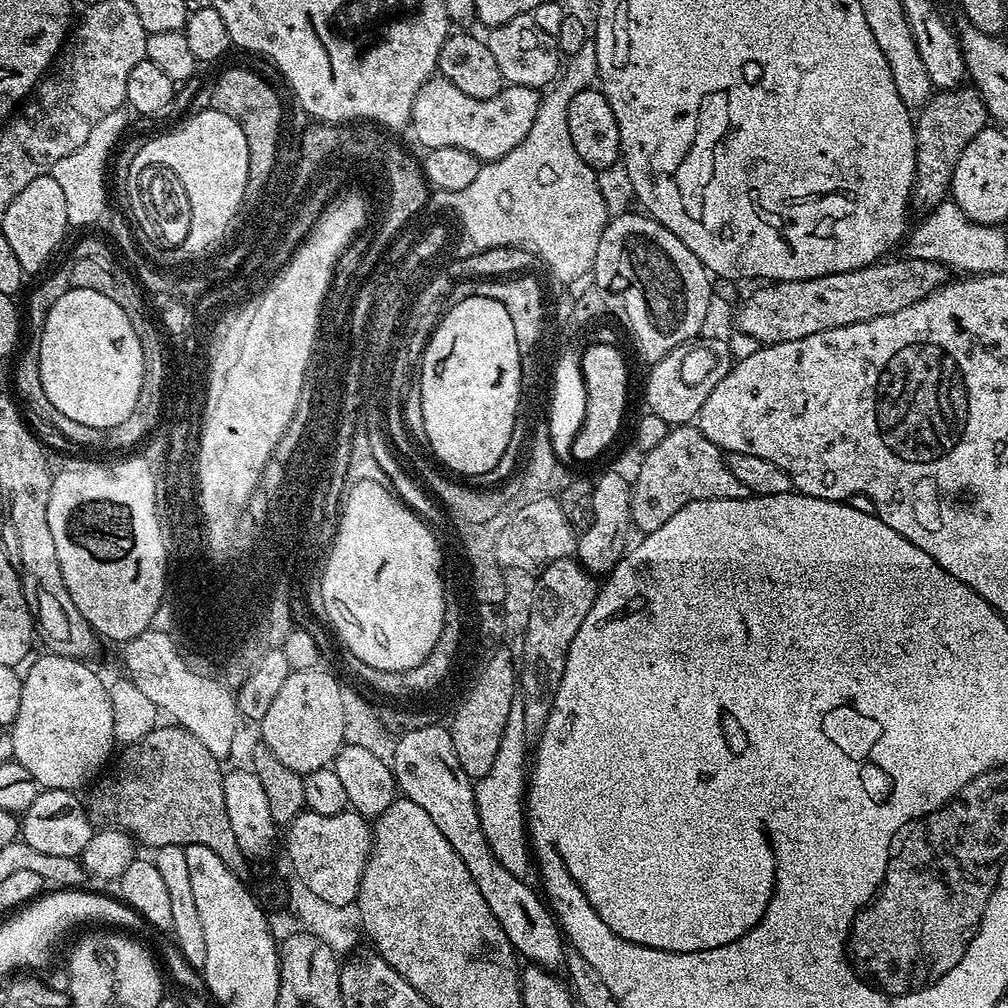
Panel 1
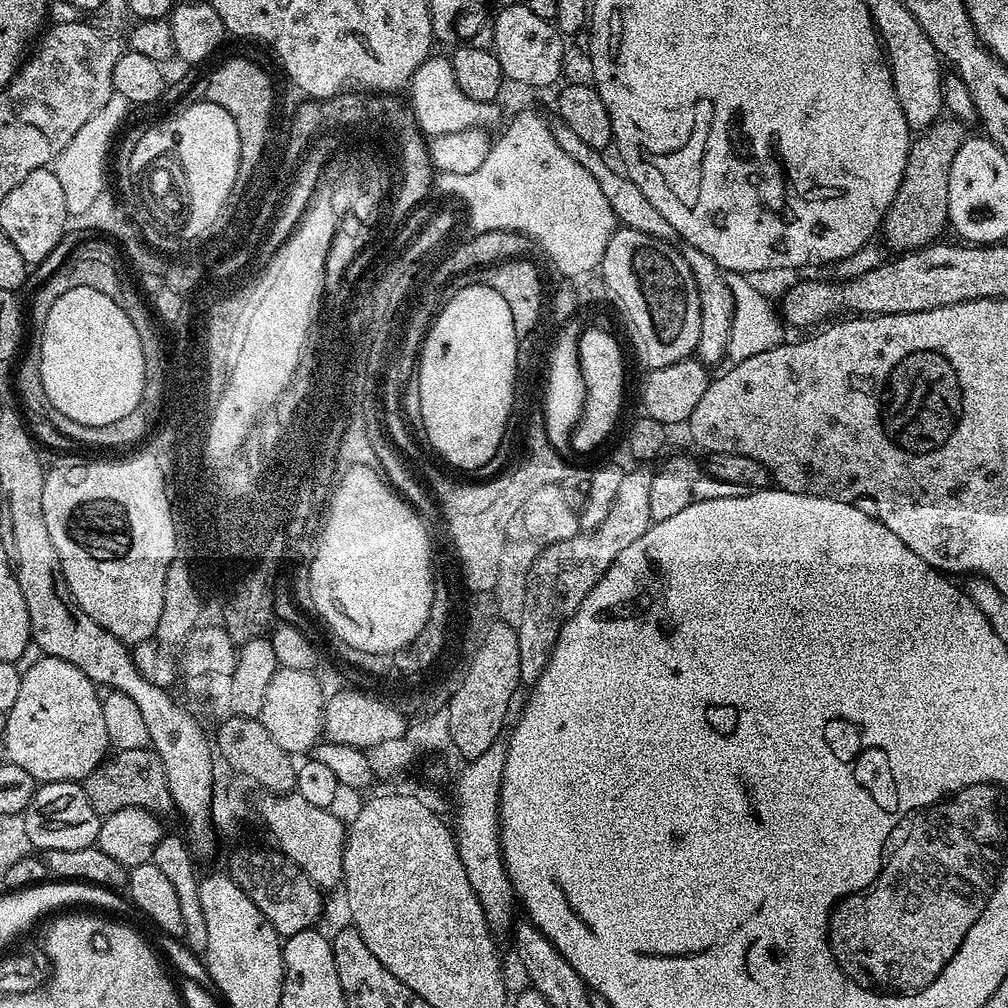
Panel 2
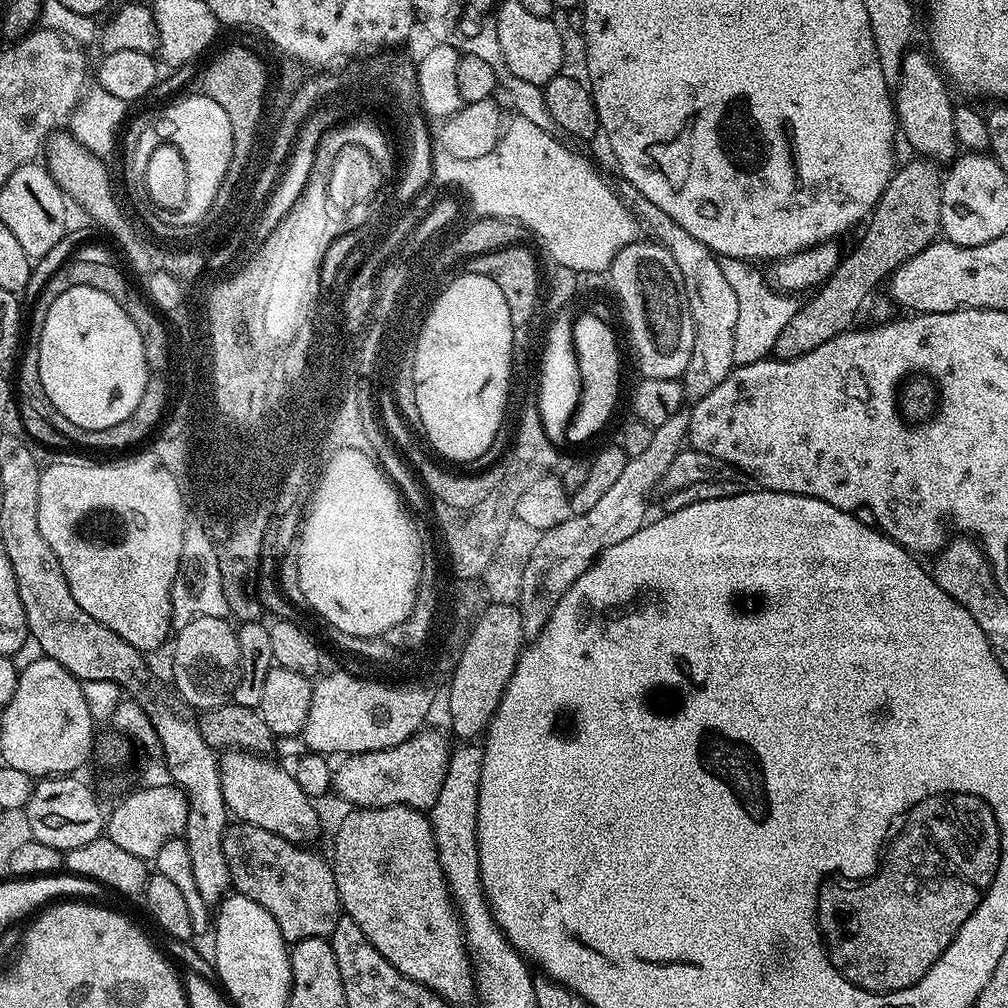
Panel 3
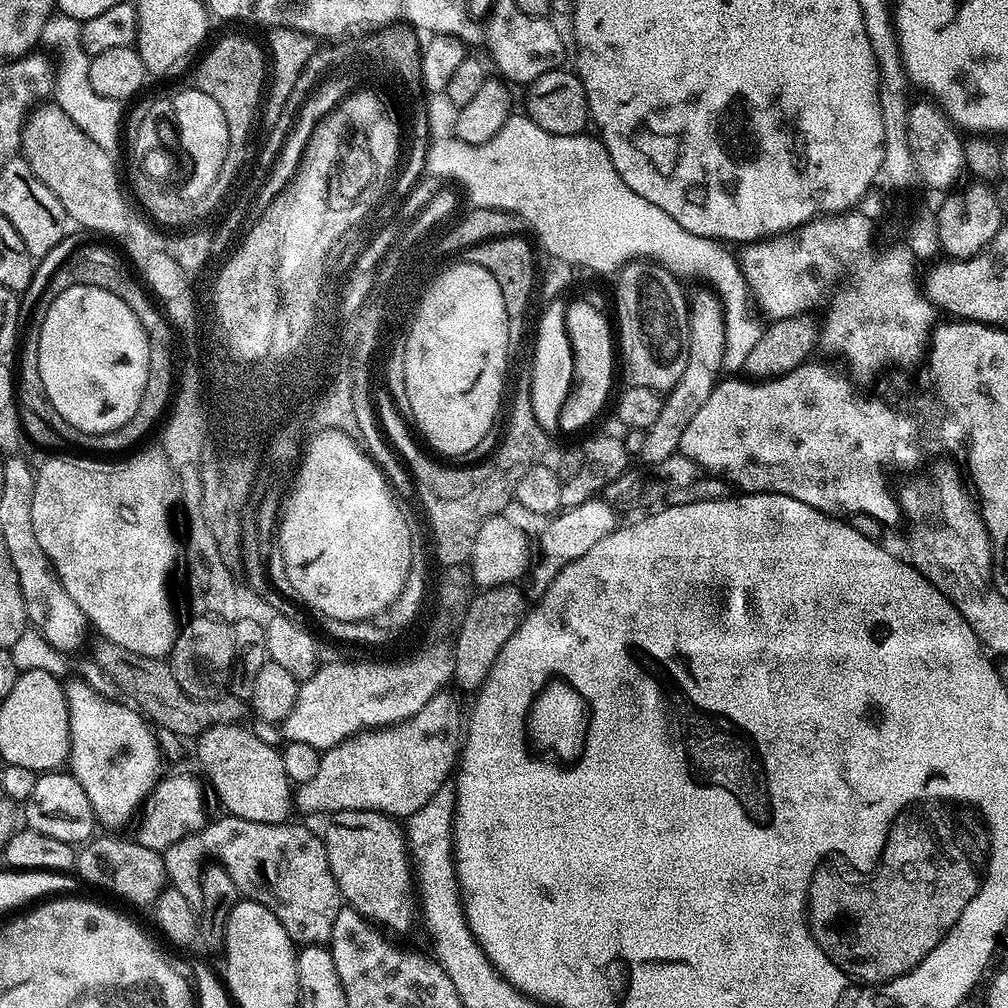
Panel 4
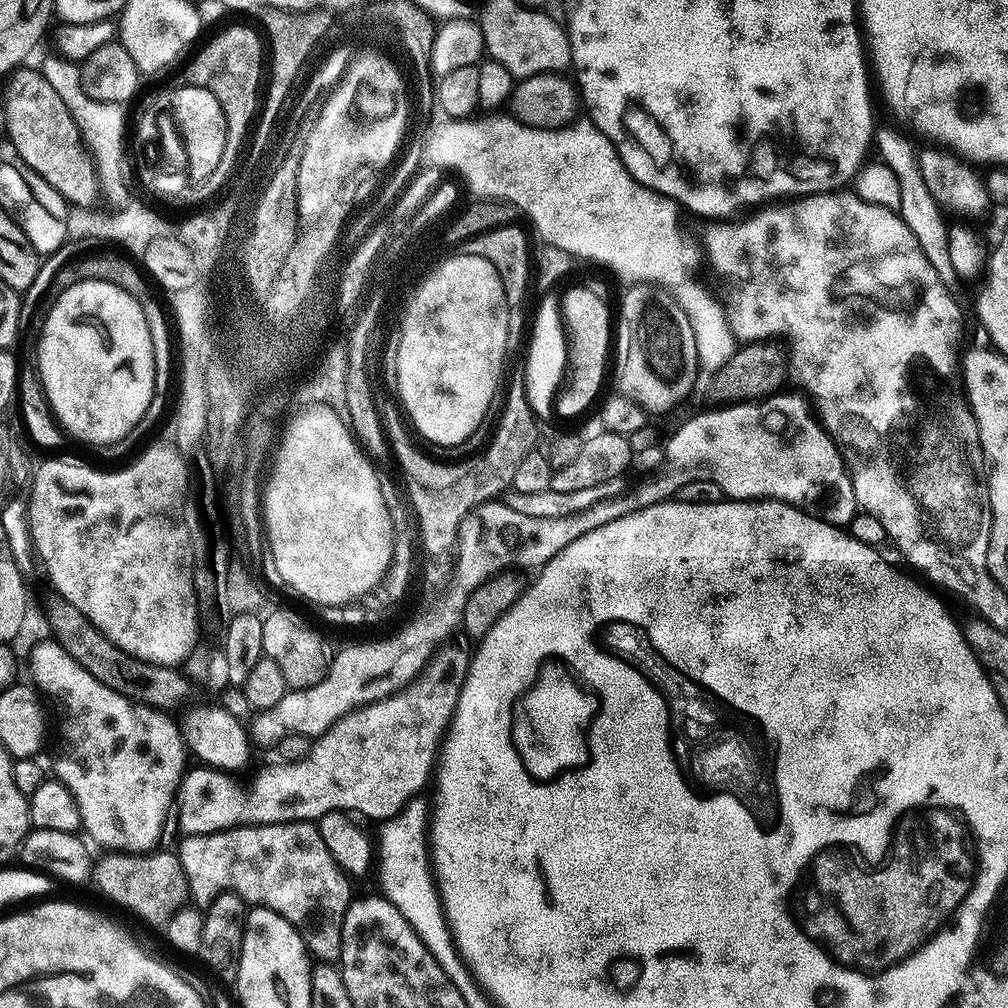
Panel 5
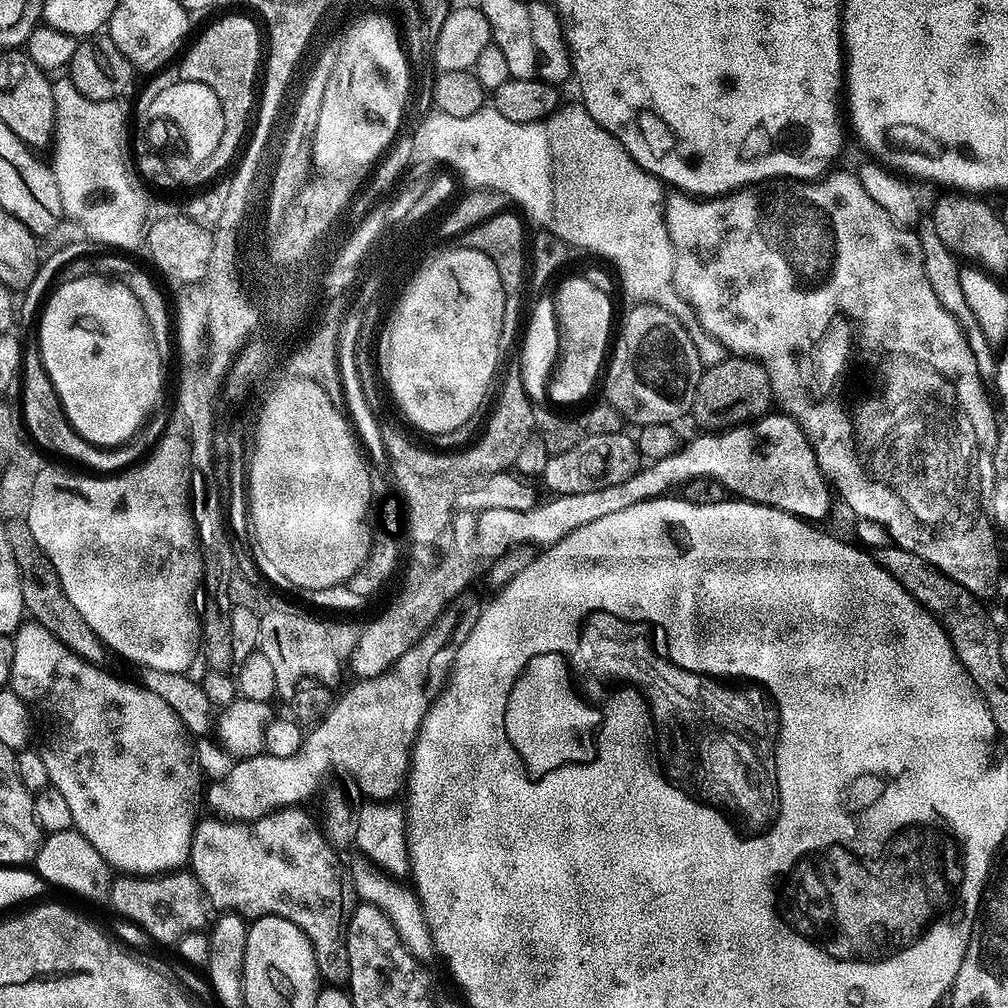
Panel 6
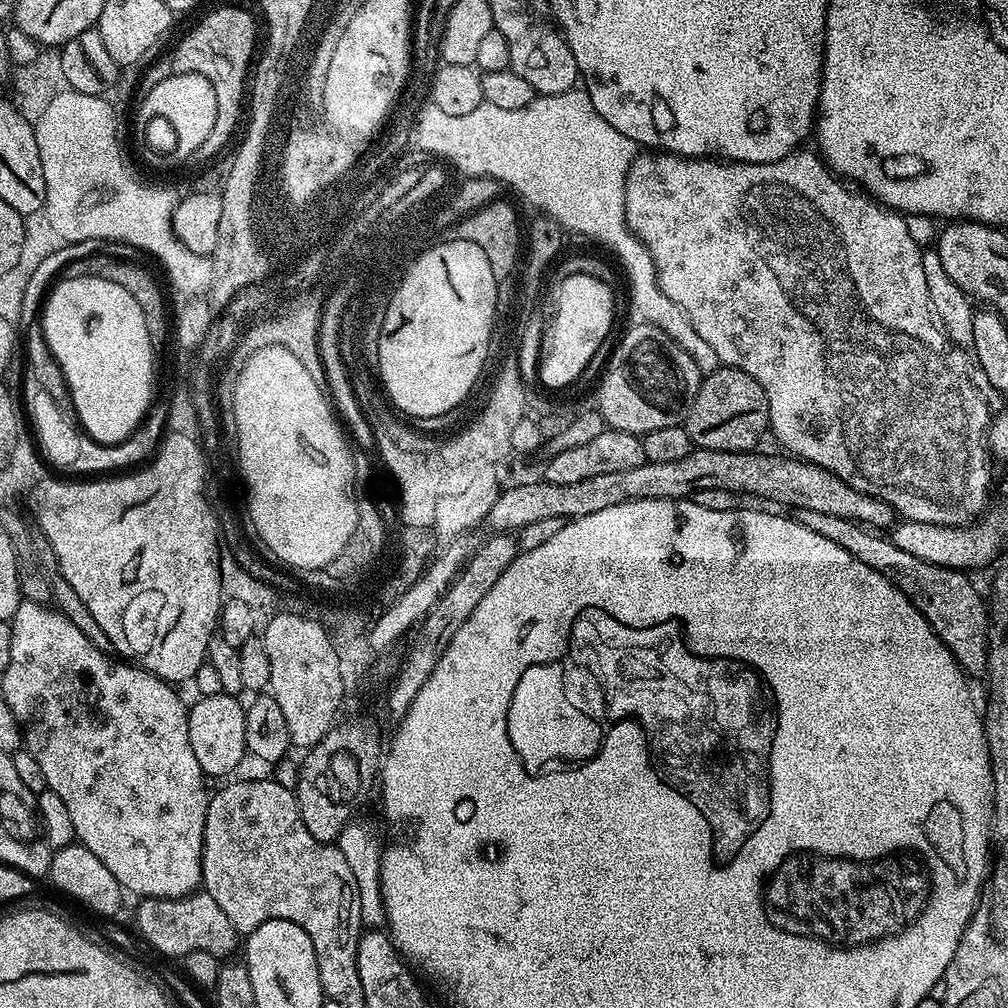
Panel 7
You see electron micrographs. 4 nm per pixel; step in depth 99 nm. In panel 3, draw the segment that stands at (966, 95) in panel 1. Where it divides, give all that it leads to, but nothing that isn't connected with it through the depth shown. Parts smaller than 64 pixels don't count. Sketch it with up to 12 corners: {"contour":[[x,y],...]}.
{"contour":[[939,163],[895,169],[856,252],[778,334],[801,356],[937,243]]}

